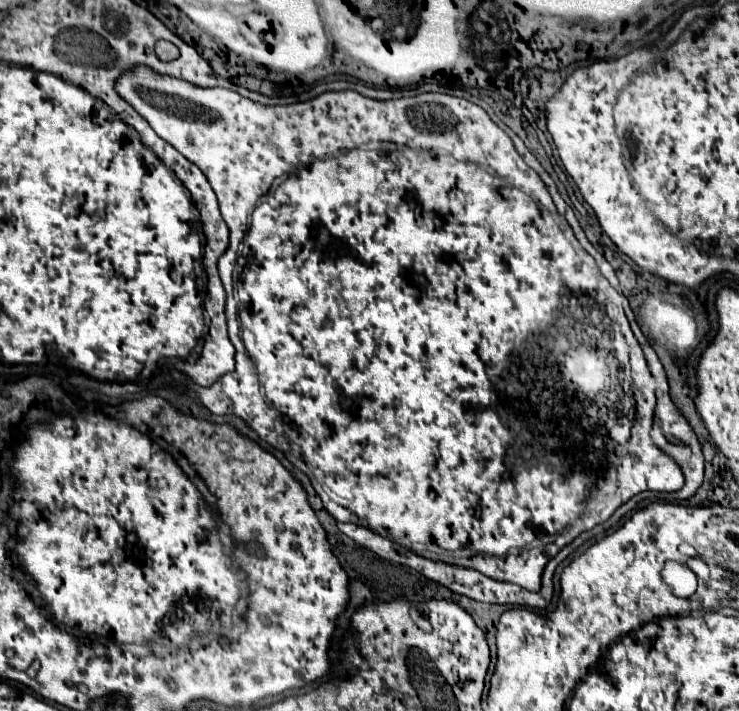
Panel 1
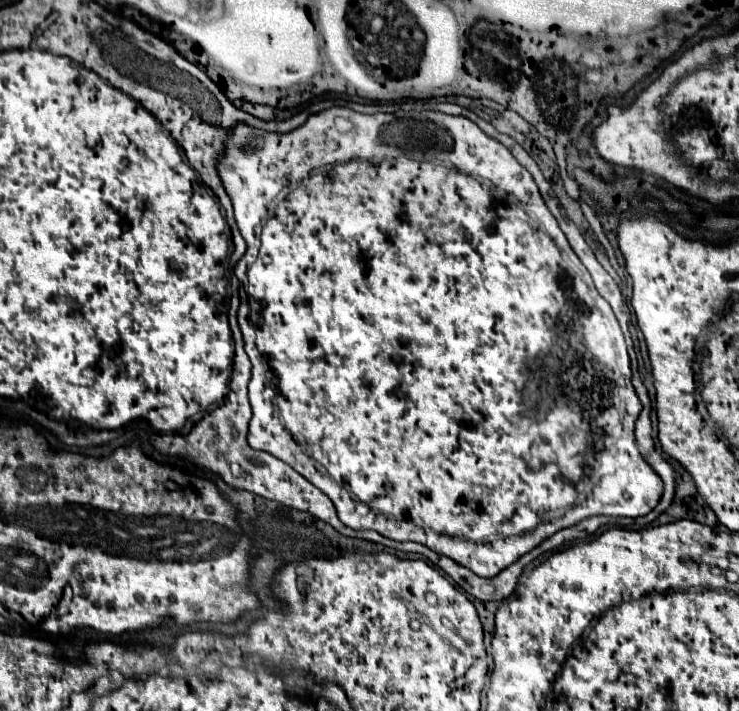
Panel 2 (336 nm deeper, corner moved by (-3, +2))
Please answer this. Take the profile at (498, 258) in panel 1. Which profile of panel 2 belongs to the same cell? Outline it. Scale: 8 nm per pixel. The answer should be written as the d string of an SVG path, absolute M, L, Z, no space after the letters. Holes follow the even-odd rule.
M331 107L331 109L327 109L327 111L321 111L321 113L317 113L317 115L311 115L311 117L309 117L309 119L307 119L307 123L305 123L305 125L301 125L301 127L299 127L299 129L295 129L295 131L291 131L291 133L285 133L285 135L277 135L277 133L267 133L267 131L257 131L257 129L253 129L253 127L247 127L247 125L243 125L243 123L241 123L241 125L237 125L237 127L235 127L235 131L233 131L233 137L231 137L231 139L229 139L229 141L227 141L227 151L225 151L225 157L223 157L223 159L221 159L221 161L219 161L219 167L217 167L217 169L219 169L219 177L221 177L221 181L223 181L223 185L225 185L225 189L227 189L227 193L229 193L229 197L231 197L231 201L233 201L233 207L235 207L235 219L237 219L237 225L239 225L239 231L240 231L240 233L241 233L241 235L242 235L242 236L243 236L243 238L244 238L244 240L245 240L245 241L246 241L246 244L247 244L247 250L246 250L246 253L245 253L245 254L244 254L244 256L243 256L243 257L242 257L242 258L241 258L241 260L240 260L240 261L239 261L239 262L238 262L238 263L237 263L237 264L236 264L236 266L235 266L235 267L234 267L234 273L235 273L235 275L236 275L236 276L237 276L237 278L239 278L239 279L240 279L240 281L241 281L241 282L243 282L243 281L242 281L242 280L246 280L246 278L247 278L247 275L249 275L249 287L247 287L247 294L246 294L246 291L245 291L245 289L242 289L242 288L240 288L240 289L239 289L239 298L240 298L240 306L239 306L239 309L238 309L238 313L237 313L237 320L238 320L238 324L239 324L239 327L240 327L240 330L241 330L241 332L242 332L242 335L243 335L243 339L244 339L244 343L245 343L245 345L244 345L244 348L245 348L245 351L246 351L246 353L247 353L247 355L248 355L248 357L249 357L249 359L250 359L250 361L251 361L251 364L252 364L252 370L251 370L251 374L252 374L252 375L251 375L251 379L250 379L250 381L249 381L249 401L251 401L251 407L253 407L253 419L251 419L251 425L249 425L249 437L247 437L247 439L249 439L249 445L251 445L251 447L253 447L253 449L263 449L263 451L267 451L267 453L271 453L271 455L273 455L273 457L277 457L277 459L281 459L281 461L285 461L285 463L287 463L287 465L291 465L291 467L293 467L293 469L295 469L295 471L297 471L297 473L299 473L299 475L303 475L303 477L305 477L305 479L307 479L307 481L313 481L313 485L315 485L315 487L319 487L319 489L321 489L321 491L323 491L323 493L325 493L325 495L327 495L327 497L329 497L329 499L331 499L331 501L333 501L333 505L335 505L335 509L337 509L337 515L339 515L339 519L341 519L341 521L343 521L343 523L345 523L345 525L347 525L347 527L351 527L351 529L357 529L357 531L359 531L359 529L373 529L373 531L377 531L377 533L381 533L381 535L385 535L385 537L389 537L389 539L395 539L395 541L417 541L417 543L421 543L421 545L425 545L425 547L429 547L429 549L433 549L433 551L437 551L437 553L439 553L439 555L445 555L445 557L451 557L451 559L453 559L453 561L455 561L455 563L459 563L459 565L463 565L463 567L467 567L467 569L471 569L471 571L473 571L473 573L477 573L477 575L481 575L481 577L495 577L495 575L497 575L497 573L499 573L499 571L501 571L501 569L503 569L503 567L509 567L509 565L511 565L511 563L513 563L513 561L517 561L517 559L519 559L519 557L521 557L521 555L525 555L525 553L529 553L529 551L531 551L531 549L533 549L533 547L537 547L537 545L539 545L539 543L541 543L541 541L545 541L545 539L547 539L547 537L551 537L551 535L553 535L553 533L557 533L557 531L559 531L559 529L565 529L565 527L571 527L571 525L575 525L575 523L579 523L579 521L581 521L581 519L585 519L585 517L591 517L591 515L615 515L615 517L641 517L641 515L647 515L647 513L649 513L649 511L651 511L651 509L653 509L653 505L657 505L657 501L659 501L659 499L661 499L661 489L663 489L663 483L661 483L661 479L659 479L659 475L657 475L657 473L655 473L655 471L653 471L653 469L651 469L651 467L649 467L649 465L647 465L647 463L645 463L645 461L643 461L643 457L641 457L641 455L639 455L639 449L637 449L637 445L635 445L635 435L633 435L633 429L635 429L635 419L637 419L637 415L639 415L639 411L641 411L641 403L639 403L639 399L637 399L637 395L635 395L635 389L633 389L633 385L631 385L631 369L629 369L629 355L627 355L627 349L625 349L625 341L623 341L623 333L622 333L622 331L621 331L621 328L620 328L620 325L619 325L619 323L618 323L618 321L617 321L617 319L616 319L616 317L615 317L615 314L614 314L614 313L613 313L613 310L612 310L612 308L611 308L611 306L610 306L610 305L609 305L609 303L608 303L608 302L607 302L607 301L605 301L605 299L603 299L603 297L601 297L601 295L599 295L599 293L598 293L598 291L597 291L597 290L596 290L596 288L595 288L595 286L594 286L594 283L593 283L593 287L591 287L591 283L589 283L589 281L587 281L587 277L585 277L585 279L583 279L583 275L581 275L581 273L579 273L579 275L575 275L575 273L577 273L577 269L575 269L575 263L577 263L577 261L580 261L580 260L579 260L579 258L578 258L578 257L577 257L577 255L576 255L576 254L575 254L575 252L574 252L574 251L573 251L573 249L572 249L572 248L571 248L571 246L570 246L570 244L569 244L569 243L567 243L567 241L565 241L565 235L564 235L564 233L563 233L563 232L562 232L562 231L561 231L561 229L557 229L557 221L553 221L553 215L551 215L551 213L549 213L549 209L545 209L545 203L543 203L543 201L541 201L541 197L539 197L539 193L537 193L537 185L533 185L533 179L531 179L531 177L529 177L529 171L527 171L527 169L525 169L525 167L521 167L521 165L517 165L517 161L515 161L515 157L513 157L513 155L511 155L511 153L509 153L509 149L505 149L505 147L503 147L503 145L501 145L501 143L499 143L499 141L495 141L495 139L491 139L491 137L487 137L487 135L485 135L485 133L483 133L483 131L481 131L481 129L479 129L479 127L477 127L477 125L475 125L475 123L473 123L473 121L469 121L469 119L465 119L465 117L453 117L453 115L445 115L445 113L437 113L437 111L421 111L421 113L419 113L419 111L409 111L409 113L405 113L405 111L397 111L397 113L375 113L375 115L361 115L361 113L355 113L355 111L351 111L351 109L347 109L347 107ZM399 155L407 155L407 157L399 157ZM385 157L391 157L391 159L385 159ZM409 157L413 157L413 159L417 159L417 161L413 161L413 159L409 159ZM353 159L361 159L361 161L353 161ZM369 159L385 159L385 161L369 161ZM421 159L425 159L425 161L421 161ZM339 161L347 161L347 163L339 163ZM435 161L437 161L437 163L441 163L441 165L437 165L437 163L435 163ZM333 163L339 163L339 165L333 165ZM325 165L327 165L327 167L325 167ZM319 167L325 167L325 169L319 169ZM453 167L455 167L455 169L453 169ZM313 169L315 169L315 171L313 171ZM311 171L313 171L313 173L311 173ZM457 171L463 171L463 173L457 173ZM293 173L301 173L301 177L299 177L299 179L297 179L297 177L293 177ZM309 173L311 173L311 175L309 175ZM465 173L467 173L467 175L471 175L471 177L465 177ZM305 177L311 177L311 179L307 179L307 181L305 181ZM477 179L487 179L487 181L477 181ZM295 181L297 181L297 185L295 185ZM299 181L305 181L305 183L299 183ZM489 181L491 181L491 183L493 183L493 185L495 185L495 187L501 187L501 189L503 189L503 191L505 191L505 193L501 193L501 189L493 189L493 185L489 185ZM293 185L295 185L295 187L293 187ZM285 189L287 189L287 191L289 191L289 193L287 193L287 195L285 195L285 199L283 199L283 201L281 201L281 205L278 205L278 206L277 206L277 208L276 208L276 210L275 210L275 213L271 213L271 217L269 217L269 219L267 219L267 215L269 215L269 203L273 203L273 199L275 199L275 197L277 197L277 195L279 195L279 193L283 193L283 191L285 191ZM317 195L319 195L319 197L317 197ZM313 199L315 199L315 201L319 201L319 203L313 203ZM501 203L503 203L503 205L505 205L505 203L507 203L507 209L505 209L505 207L503 207L503 209L501 209L501 207L497 207L497 205L501 205ZM521 207L523 207L523 209L525 209L525 211L527 211L527 213L525 213L525 211L523 211L523 209L521 209ZM265 219L267 219L267 221L265 221ZM263 221L265 221L265 223L263 223ZM261 223L263 223L263 227L261 227L261 233L259 233L259 235L257 235L257 233L255 233L255 227L257 227L257 225L261 225ZM363 225L365 225L365 227L363 227ZM355 229L357 229L357 231L355 231ZM549 237L551 237L551 239L553 239L553 241L549 241ZM407 241L409 241L409 243L407 243ZM555 245L557 245L557 247L555 247ZM258 252L259 252L259 255L258 255ZM256 258L257 258L257 261L255 261L255 260L256 260ZM254 262L255 262L255 263L254 263ZM252 263L253 263L253 265L251 265L251 269L249 269L249 271L247 271L247 269L248 269L248 267L249 267L249 265L250 265L250 264L252 264ZM563 265L565 265L565 269L563 269ZM563 273L569 273L569 283L563 283ZM585 281L587 281L587 283L585 283ZM561 283L563 283L563 285L561 285ZM555 285L557 285L557 287L555 287ZM579 287L581 287L581 289L579 289ZM247 295L249 295L249 302L248 302L248 297L247 297ZM527 297L529 297L529 299L527 299ZM249 305L251 305L251 321L253 321L253 323L252 323L252 322L251 322L251 321L250 321L250 319L249 319L249 318L248 318L248 317L249 317L249 313L250 313L250 307L249 307ZM559 305L563 305L563 307L559 307ZM587 305L605 305L605 309L603 309L603 311L597 311L597 313L589 313L589 309L587 309ZM254 325L255 325L255 326L254 326ZM256 329L257 329L257 347L256 347L256 344L255 344L255 340L256 340ZM293 343L297 343L297 347L293 347ZM258 349L259 349L259 351L258 351ZM260 353L261 353L261 355L260 355ZM549 355L551 355L551 357L549 357ZM257 357L261 357L261 361L257 361ZM597 365L599 365L599 377L597 377ZM549 375L551 375L551 381L549 381ZM617 431L619 431L619 433L617 433ZM355 497L357 497L357 499L359 499L359 501L355 501ZM581 497L585 497L585 499L581 499Z

